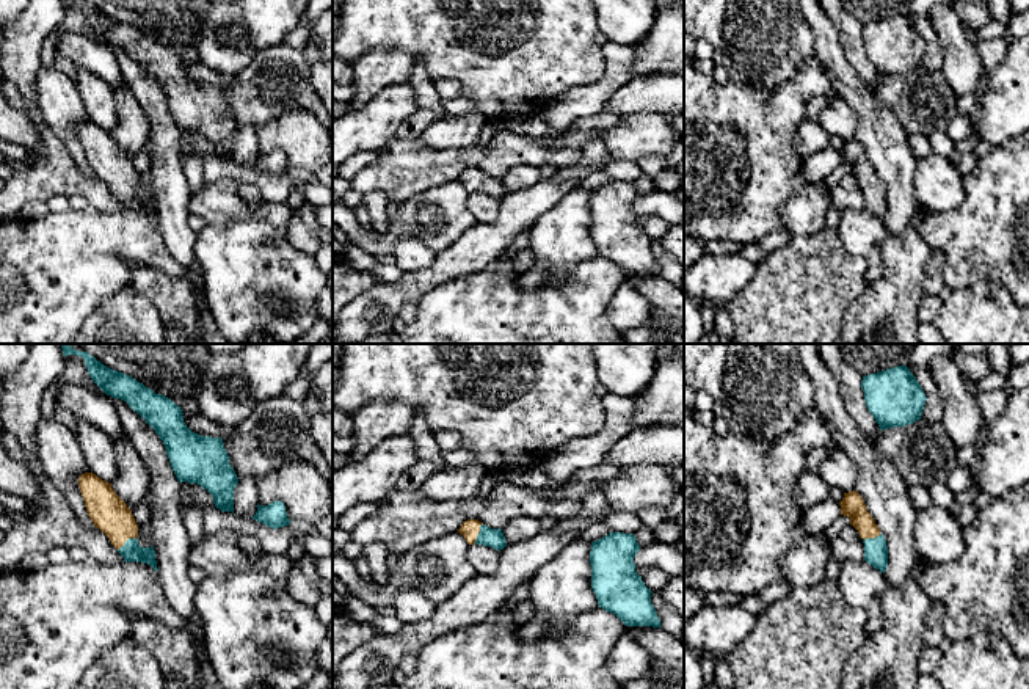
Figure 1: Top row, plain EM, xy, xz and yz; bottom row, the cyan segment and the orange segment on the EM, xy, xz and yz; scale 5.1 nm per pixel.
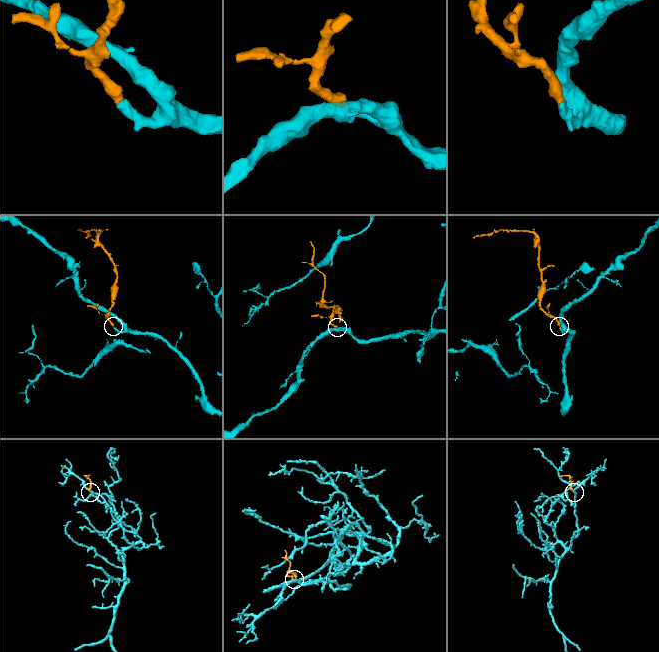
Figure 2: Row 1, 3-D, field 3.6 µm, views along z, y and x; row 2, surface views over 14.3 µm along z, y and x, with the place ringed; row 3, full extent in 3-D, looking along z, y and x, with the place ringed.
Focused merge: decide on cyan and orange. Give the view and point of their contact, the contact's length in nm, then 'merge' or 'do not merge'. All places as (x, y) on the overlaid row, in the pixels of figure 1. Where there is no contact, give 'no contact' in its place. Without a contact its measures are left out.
meets cyan in xy at (126, 542); contact 120 nm long; merge

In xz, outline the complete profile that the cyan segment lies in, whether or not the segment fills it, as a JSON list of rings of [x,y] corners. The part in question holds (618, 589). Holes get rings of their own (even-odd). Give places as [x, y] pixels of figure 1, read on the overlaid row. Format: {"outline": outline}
{"outline": [[[610,532],[609,535],[591,541],[591,589],[596,595],[598,606],[615,614],[626,626],[653,626],[660,628],[660,620],[651,603],[651,590],[635,571],[634,557],[640,551],[635,535]]]}

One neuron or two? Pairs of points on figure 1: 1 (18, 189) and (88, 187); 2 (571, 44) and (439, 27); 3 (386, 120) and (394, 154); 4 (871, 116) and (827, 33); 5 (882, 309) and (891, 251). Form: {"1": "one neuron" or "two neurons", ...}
{"1": "one neuron", "2": "one neuron", "3": "two neurons", "4": "one neuron", "5": "one neuron"}

